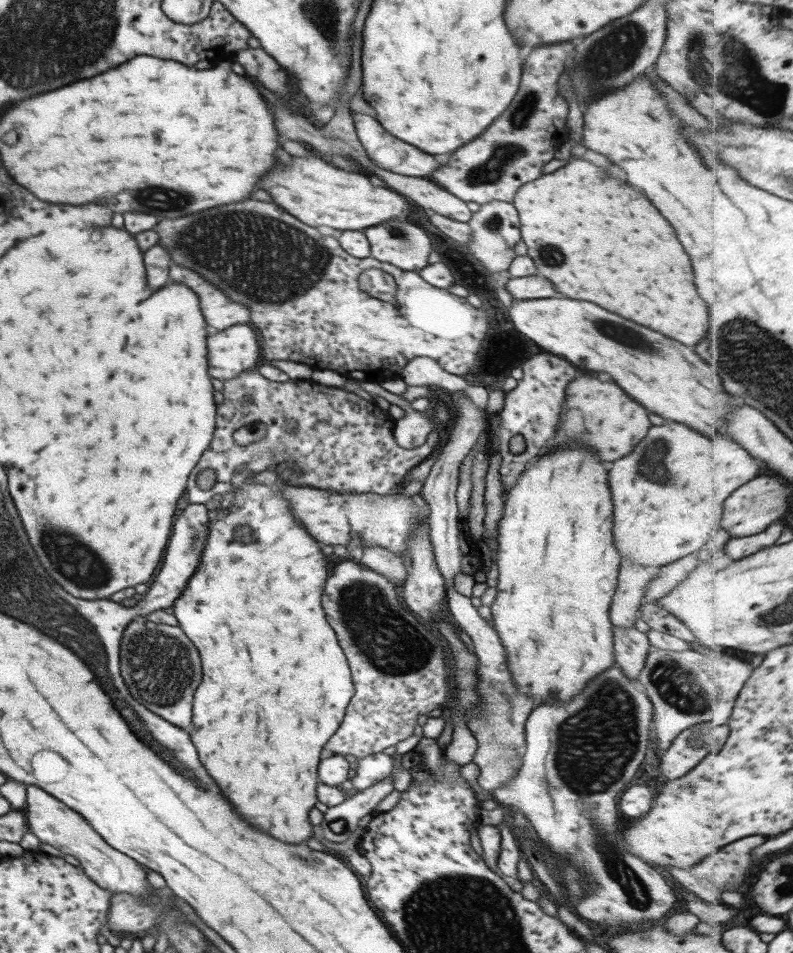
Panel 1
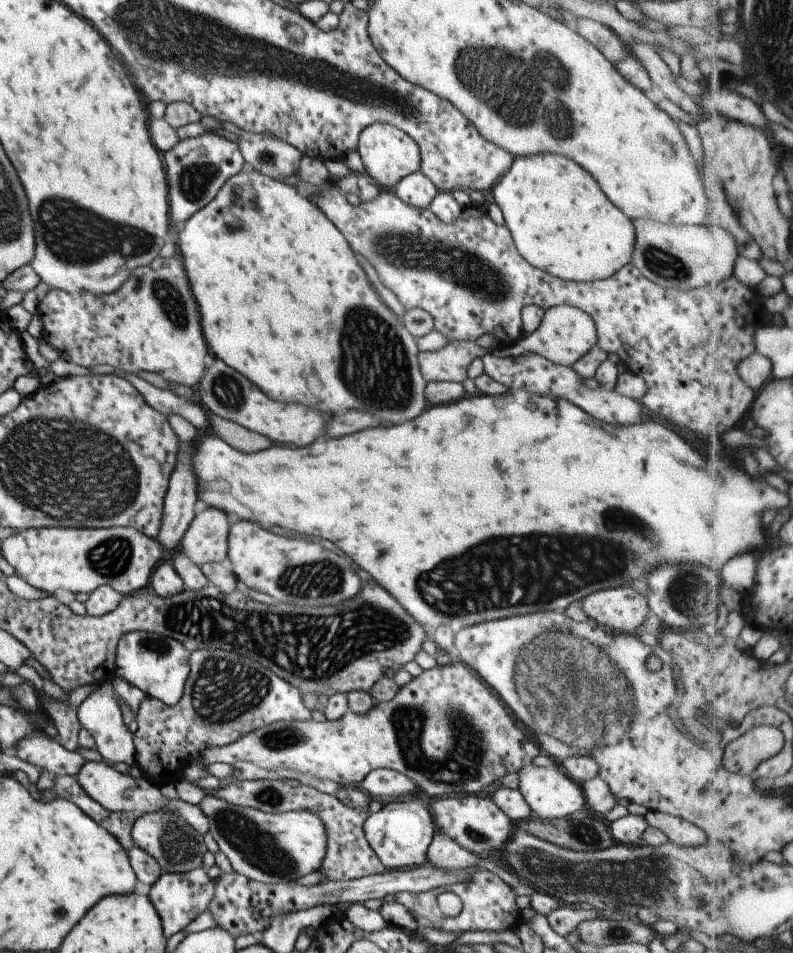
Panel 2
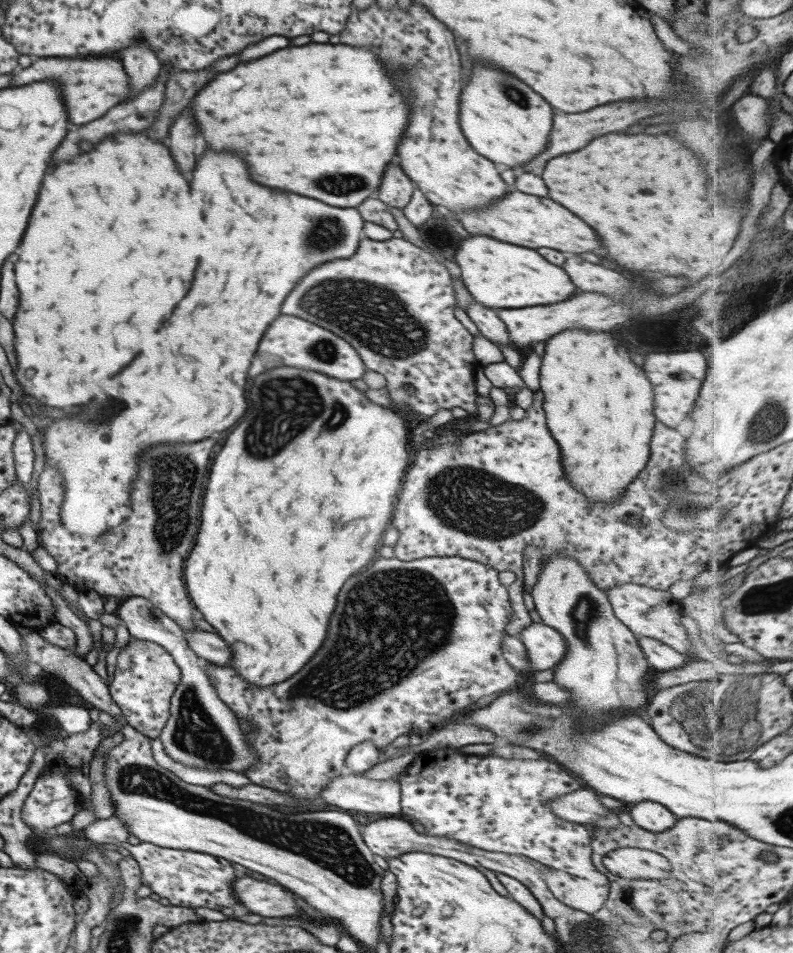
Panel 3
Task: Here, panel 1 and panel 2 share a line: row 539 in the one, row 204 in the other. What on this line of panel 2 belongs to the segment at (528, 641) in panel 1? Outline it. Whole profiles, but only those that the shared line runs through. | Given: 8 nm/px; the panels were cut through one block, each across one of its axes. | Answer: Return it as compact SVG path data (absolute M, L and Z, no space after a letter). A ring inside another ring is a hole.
M541 153L533 154L529 156L514 157L509 170L501 176L493 189L491 190L491 196L493 196L494 203L497 204L504 220L504 225L510 232L510 236L513 240L517 252L521 254L521 258L531 264L531 266L551 274L564 281L577 281L577 282L589 282L597 281L615 273L621 266L630 262L630 258L633 252L633 244L635 244L635 235L632 221L630 221L620 210L617 210L609 199L601 192L600 186L589 176L588 172L585 172L578 164L575 164L573 160L561 156L561 154L553 153Z

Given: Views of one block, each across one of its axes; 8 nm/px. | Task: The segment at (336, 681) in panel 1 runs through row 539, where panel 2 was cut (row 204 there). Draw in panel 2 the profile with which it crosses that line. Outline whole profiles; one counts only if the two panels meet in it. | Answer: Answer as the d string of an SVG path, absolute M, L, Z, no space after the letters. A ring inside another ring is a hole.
M245 167L239 173L227 178L221 184L217 194L185 221L183 229L178 232L178 243L175 249L176 254L179 254L183 260L184 269L187 272L189 284L191 284L189 288L197 302L201 330L203 330L209 350L217 358L221 358L229 368L241 372L241 376L245 376L251 384L255 384L271 400L283 403L301 402L301 404L315 408L319 412L363 410L363 412L369 412L371 416L381 418L381 422L385 422L385 424L387 422L399 424L399 422L411 420L411 418L419 416L421 410L425 410L425 404L428 404L423 396L426 382L417 366L419 350L415 338L405 329L400 317L383 303L369 282L367 282L367 300L365 300L365 274L359 268L357 258L353 256L351 248L347 246L347 241L307 196L299 194L296 187L262 175L252 170L251 167Z

